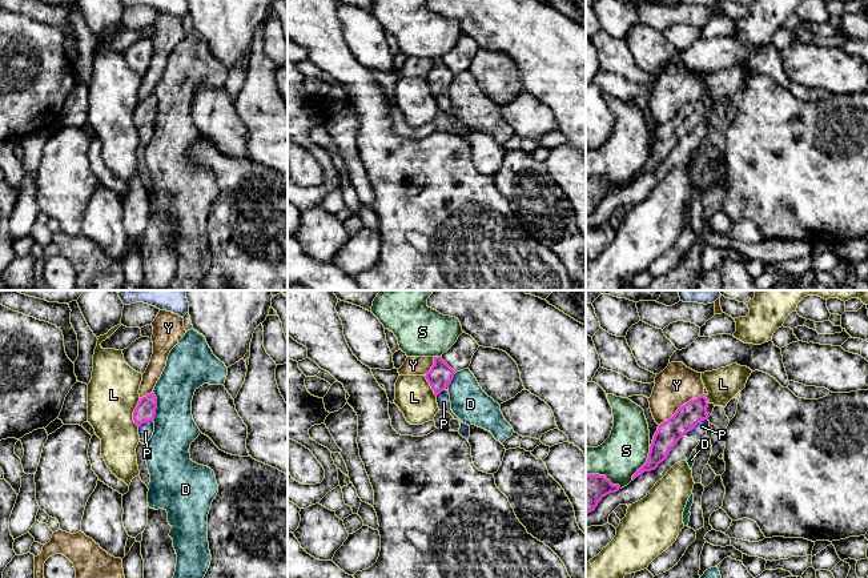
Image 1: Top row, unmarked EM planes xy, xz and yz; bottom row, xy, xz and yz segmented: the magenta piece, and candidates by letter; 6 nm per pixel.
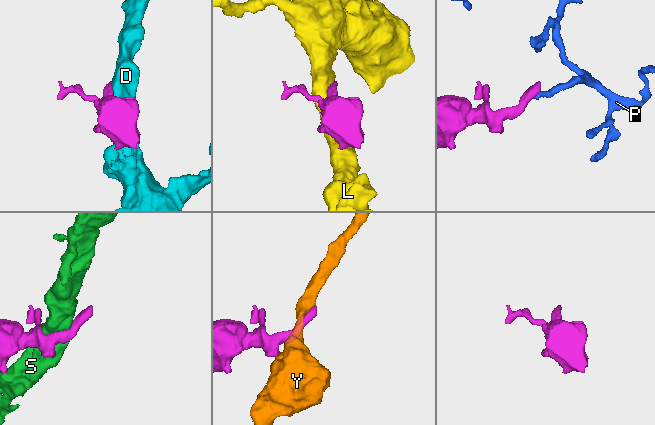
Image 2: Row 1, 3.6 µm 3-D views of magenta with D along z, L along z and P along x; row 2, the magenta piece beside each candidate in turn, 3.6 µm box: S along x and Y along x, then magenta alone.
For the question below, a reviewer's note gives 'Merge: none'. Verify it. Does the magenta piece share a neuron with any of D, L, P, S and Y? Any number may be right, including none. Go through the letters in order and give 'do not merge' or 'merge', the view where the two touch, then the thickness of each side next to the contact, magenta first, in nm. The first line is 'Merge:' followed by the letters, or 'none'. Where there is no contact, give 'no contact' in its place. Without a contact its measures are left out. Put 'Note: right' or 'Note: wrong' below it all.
Merge: none
D: do not merge | xy | 130/260 nm
L: do not merge | xy | 130/300 nm
P: do not merge | yz | 150/80 nm
S: do not merge | yz | 150/280 nm
Y: do not merge | yz | 150/240 nm
Note: right

